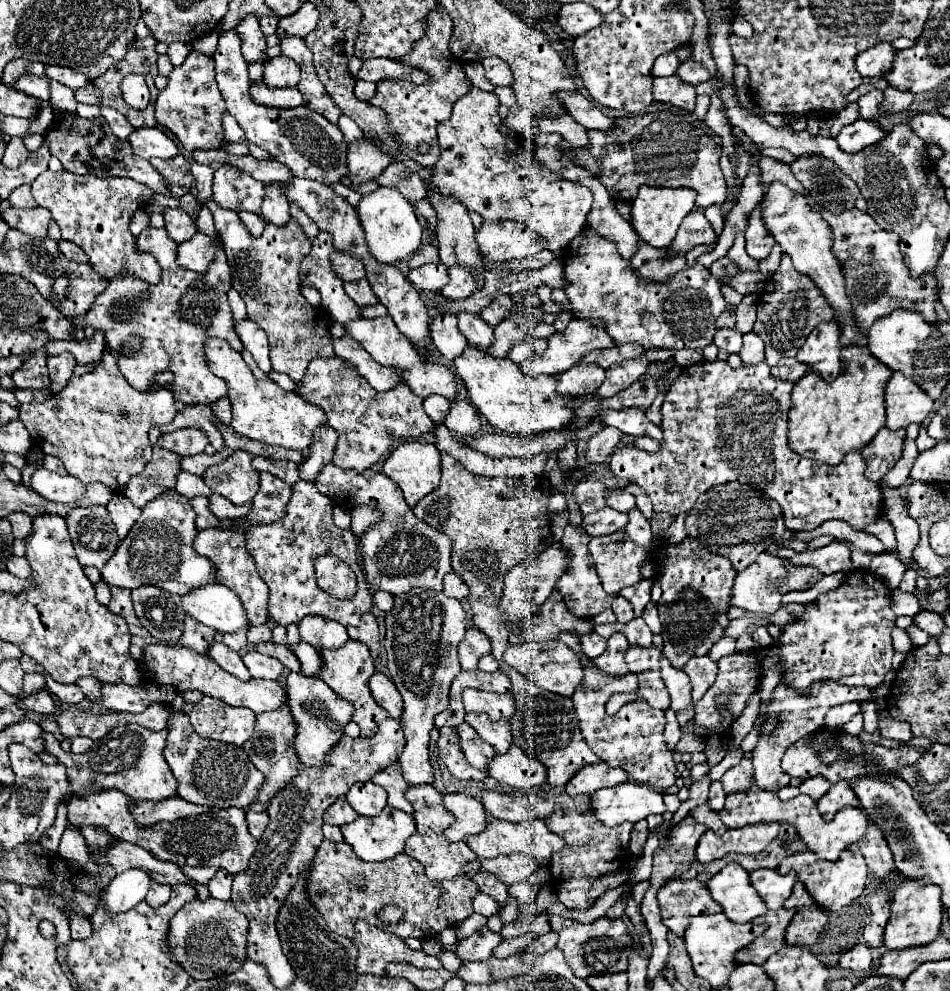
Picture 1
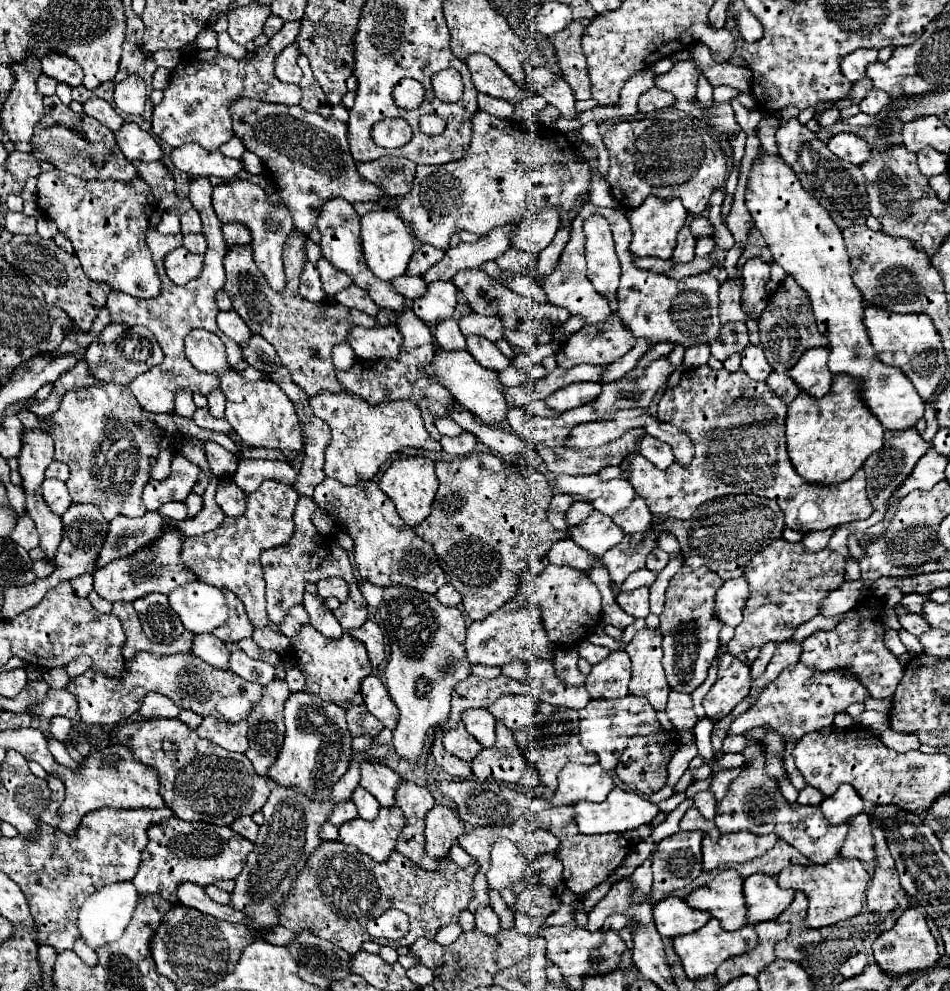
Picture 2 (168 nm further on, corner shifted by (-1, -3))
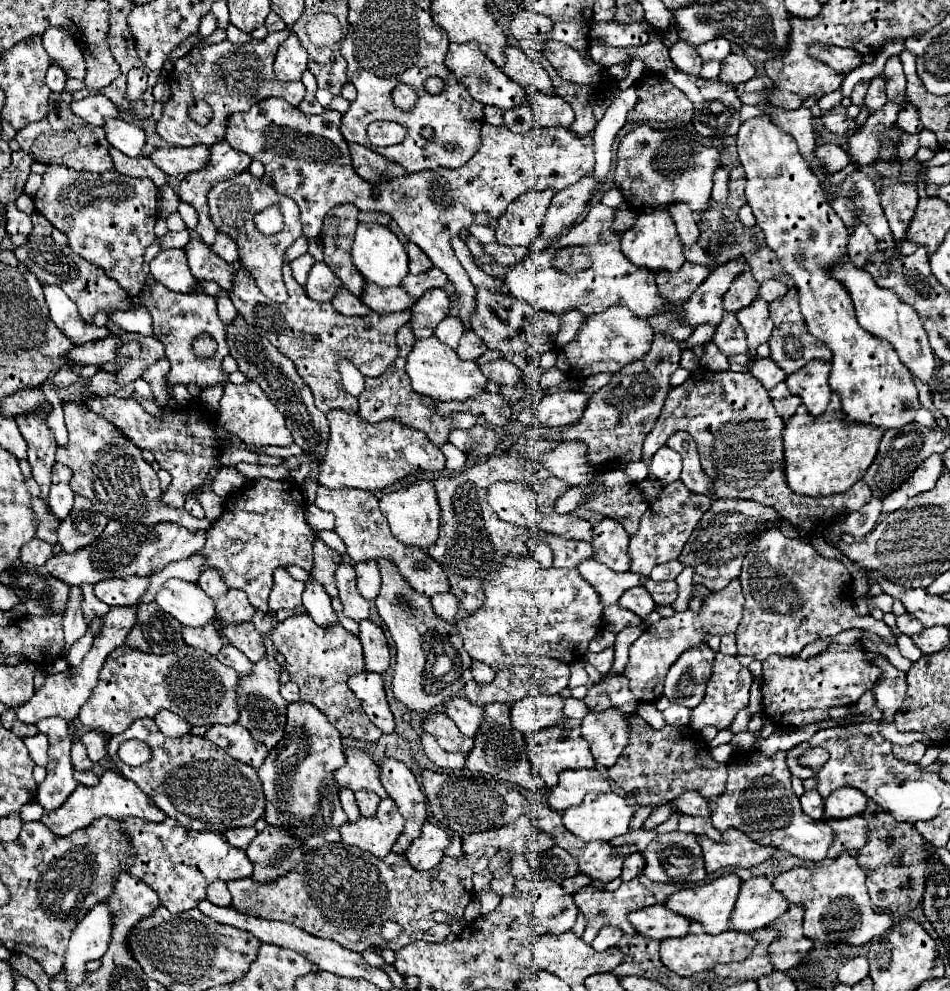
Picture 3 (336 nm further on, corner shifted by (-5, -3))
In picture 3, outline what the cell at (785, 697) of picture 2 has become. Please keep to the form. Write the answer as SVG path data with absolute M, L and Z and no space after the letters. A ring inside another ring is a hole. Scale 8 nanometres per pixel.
M860 643L854 645L830 645L820 655L802 661L780 655L764 659L764 711L780 729L802 729L808 725L820 725L830 721L830 709L842 705L854 705L860 695L874 687L882 671L864 659Z

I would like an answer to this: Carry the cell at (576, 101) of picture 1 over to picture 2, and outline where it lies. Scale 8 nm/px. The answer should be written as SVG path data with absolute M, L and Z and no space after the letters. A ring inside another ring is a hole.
M524 63L524 73L528 87L532 87L534 93L542 95L550 105L558 107L564 117L574 119L578 115L574 109L574 93L562 77L558 77L546 67L532 67L532 63Z

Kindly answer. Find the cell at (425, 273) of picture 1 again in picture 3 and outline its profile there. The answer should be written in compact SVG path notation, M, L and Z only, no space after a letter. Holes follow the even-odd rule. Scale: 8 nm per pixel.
M366 283L362 301L376 313L392 313L410 309L414 299L408 295L406 289L398 287L378 287L374 283Z

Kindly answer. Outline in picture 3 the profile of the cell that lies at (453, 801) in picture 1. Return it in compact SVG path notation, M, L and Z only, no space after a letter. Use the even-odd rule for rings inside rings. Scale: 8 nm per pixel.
M426 823L422 827L420 839L414 839L408 851L404 853L412 867L416 869L432 869L444 857L444 849L450 845L448 829L440 823Z

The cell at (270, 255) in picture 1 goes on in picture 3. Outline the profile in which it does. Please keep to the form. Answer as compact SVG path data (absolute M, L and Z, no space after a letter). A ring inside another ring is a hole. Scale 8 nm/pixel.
M290 263L284 265L284 281L286 281L290 297L284 305L280 305L266 299L266 295L262 295L262 291L254 283L254 277L250 275L250 271L246 271L240 265L234 273L234 291L230 291L228 295L232 303L236 305L238 313L296 365L298 375L312 389L316 407L320 411L326 413L338 407L338 409L356 413L358 397L352 397L350 393L344 391L336 361L340 357L348 357L356 363L362 375L368 375L368 377L382 375L398 357L396 331L398 327L410 321L410 309L396 311L396 313L382 313L382 315L370 311L370 315L366 317L346 317L334 311L334 305L330 301L314 303L314 299L306 295L304 287L296 283L290 271Z

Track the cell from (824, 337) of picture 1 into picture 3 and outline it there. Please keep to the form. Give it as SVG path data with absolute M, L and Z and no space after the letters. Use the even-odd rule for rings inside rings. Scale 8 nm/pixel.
M808 363L802 371L786 377L788 389L802 399L812 415L820 415L830 403L832 389L828 385L828 373L830 363Z

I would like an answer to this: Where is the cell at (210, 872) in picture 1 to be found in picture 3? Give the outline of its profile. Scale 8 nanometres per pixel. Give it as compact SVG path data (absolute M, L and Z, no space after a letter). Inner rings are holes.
M326 843L320 849L310 849L304 855L304 859L294 867L294 871L290 871L288 875L280 877L274 883L262 885L262 883L254 883L252 879L238 879L238 881L230 881L228 889L232 893L232 907L236 907L242 913L292 923L314 937L326 937L358 953L362 953L368 945L388 947L392 951L398 951L400 947L418 939L430 941L430 943L438 943L446 939L446 935L450 933L450 925L436 923L432 919L432 913L442 909L450 917L464 915L464 907L472 899L472 875L474 875L472 867L482 857L482 853L484 851L476 851L474 855L464 855L460 859L444 857L436 867L428 871L414 871L414 867L406 863L404 855L398 855L398 853L390 853L384 859L376 859L374 855L360 851L358 847L352 847L352 845ZM390 919L402 923L404 931L394 941L384 941L380 935L380 927Z

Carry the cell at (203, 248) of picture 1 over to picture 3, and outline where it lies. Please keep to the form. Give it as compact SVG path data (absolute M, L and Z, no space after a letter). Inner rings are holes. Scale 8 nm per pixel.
M182 249L160 251L158 257L150 263L150 271L160 283L178 293L188 293L198 283L198 279L190 275L186 253Z

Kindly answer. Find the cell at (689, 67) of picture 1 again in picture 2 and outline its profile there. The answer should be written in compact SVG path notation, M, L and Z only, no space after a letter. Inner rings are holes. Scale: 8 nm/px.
M696 45L692 49L692 61L714 87L728 85L728 87L736 87L740 91L750 91L750 81L752 81L750 69L742 67L742 65L734 65L730 61L716 63L706 45Z

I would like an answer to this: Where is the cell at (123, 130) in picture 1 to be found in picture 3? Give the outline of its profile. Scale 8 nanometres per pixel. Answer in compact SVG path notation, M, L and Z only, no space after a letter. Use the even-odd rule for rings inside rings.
M100 93L90 95L82 101L72 101L70 107L78 117L88 121L90 125L102 125L106 117L120 117L120 111L114 107L114 103Z

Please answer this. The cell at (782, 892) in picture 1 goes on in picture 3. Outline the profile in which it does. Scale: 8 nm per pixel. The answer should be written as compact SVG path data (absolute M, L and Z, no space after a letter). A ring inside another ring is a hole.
M764 875L744 881L730 919L730 929L750 933L754 929L770 925L774 919L788 911L790 903L782 899L782 893L774 891L772 881Z

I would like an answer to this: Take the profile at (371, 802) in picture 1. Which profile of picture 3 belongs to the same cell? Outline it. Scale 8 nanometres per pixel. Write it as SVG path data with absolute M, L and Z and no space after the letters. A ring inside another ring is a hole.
M362 789L362 791L356 793L356 801L358 801L360 813L362 813L364 817L372 817L372 815L376 813L376 807L378 807L378 803L380 803L380 797L378 797L376 793L372 793L372 791Z

